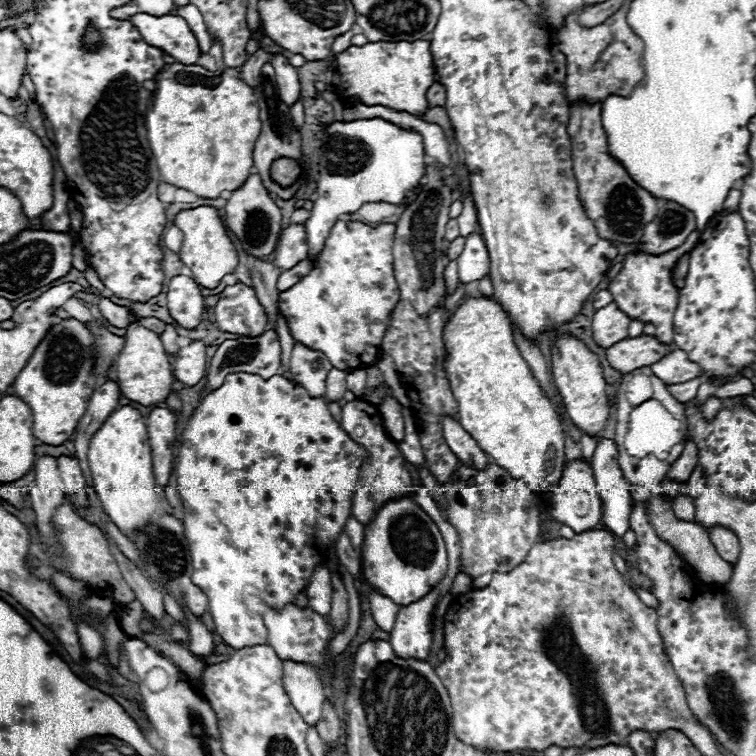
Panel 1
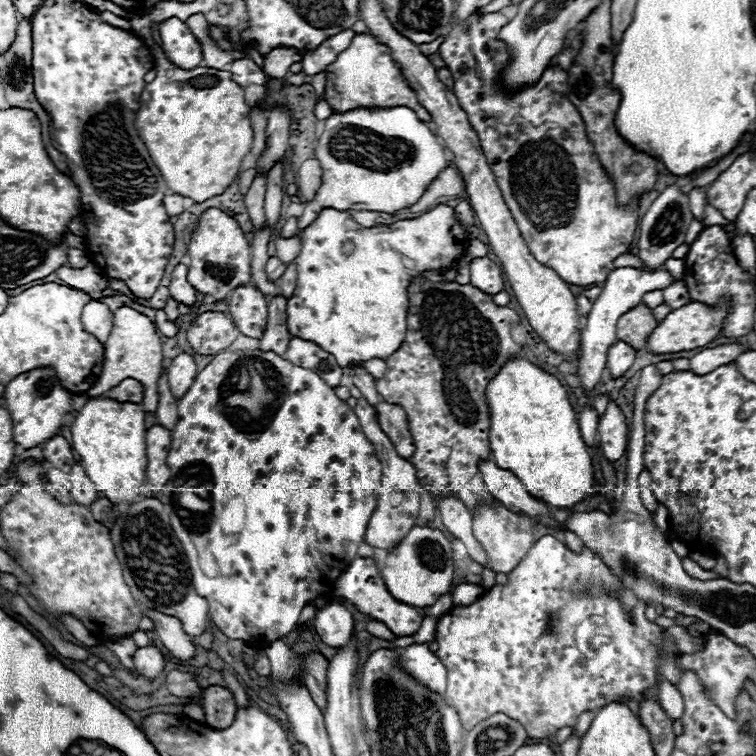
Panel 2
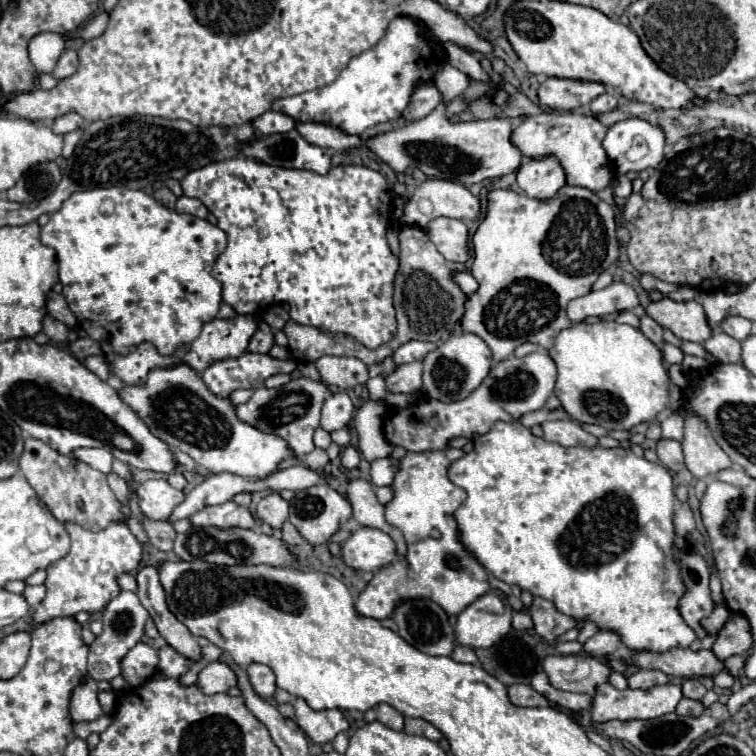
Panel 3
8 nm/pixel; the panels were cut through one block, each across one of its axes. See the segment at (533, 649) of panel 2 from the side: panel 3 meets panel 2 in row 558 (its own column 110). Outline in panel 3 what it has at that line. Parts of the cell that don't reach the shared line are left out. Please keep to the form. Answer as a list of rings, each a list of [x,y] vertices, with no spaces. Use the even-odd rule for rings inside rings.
[[[66,522],[64,526],[70,534],[72,548],[62,560],[46,568],[46,596],[32,610],[32,620],[36,624],[44,624],[58,616],[76,616],[78,612],[102,612],[106,604],[120,594],[118,576],[124,572],[136,572],[142,560],[142,544],[130,532],[126,522],[112,522],[100,532],[86,530],[74,522]]]

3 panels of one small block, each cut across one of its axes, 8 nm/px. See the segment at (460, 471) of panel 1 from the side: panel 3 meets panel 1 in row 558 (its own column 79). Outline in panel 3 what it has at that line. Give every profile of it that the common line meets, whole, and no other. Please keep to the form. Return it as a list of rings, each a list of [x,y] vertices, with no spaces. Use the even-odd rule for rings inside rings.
[[[34,438],[24,440],[20,472],[26,476],[28,484],[36,490],[40,500],[48,506],[48,510],[60,522],[76,522],[82,528],[88,528],[94,532],[106,528],[112,522],[122,522],[120,504],[114,492],[110,490],[106,476],[90,468],[88,464],[78,462],[76,458],[54,452],[48,444],[42,444],[40,440],[34,440]]]

